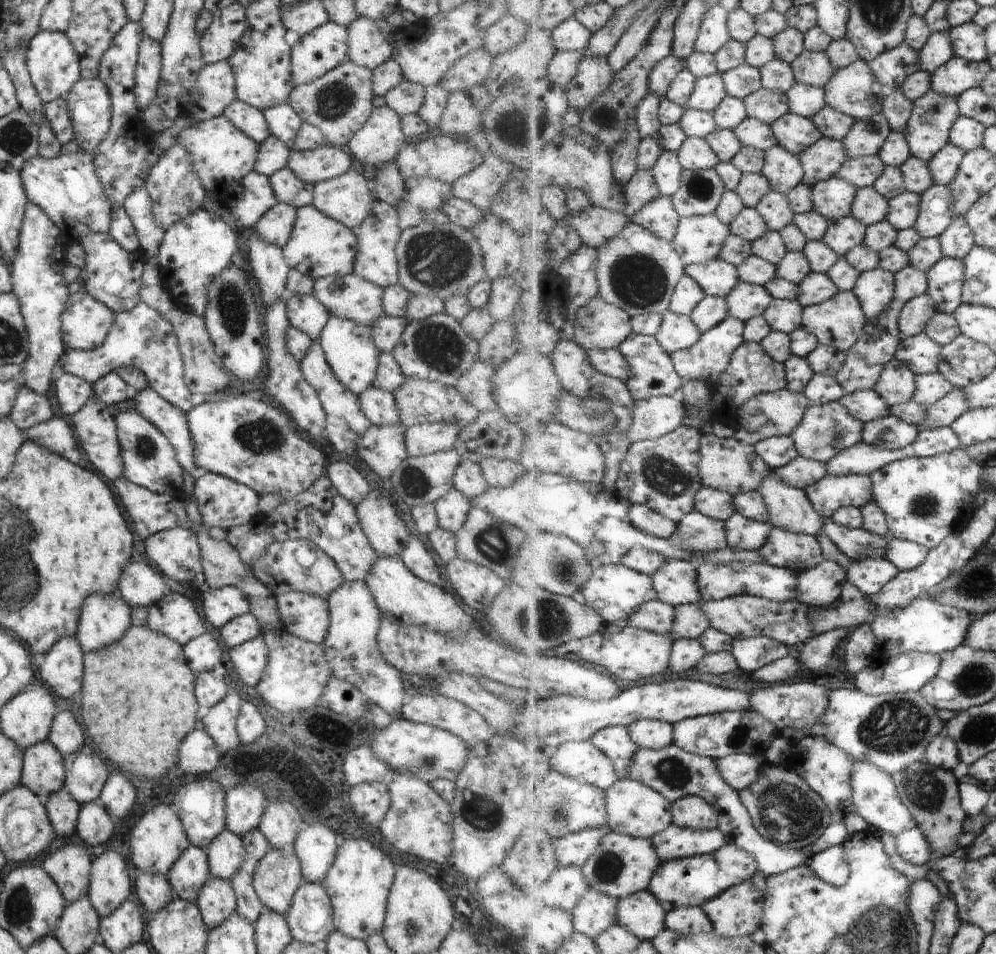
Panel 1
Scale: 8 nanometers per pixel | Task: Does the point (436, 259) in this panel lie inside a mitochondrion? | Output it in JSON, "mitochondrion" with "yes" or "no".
{"mitochondrion":"yes"}

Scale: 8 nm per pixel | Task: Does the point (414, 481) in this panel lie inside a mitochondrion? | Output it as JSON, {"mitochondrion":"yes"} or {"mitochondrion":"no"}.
{"mitochondrion":"yes"}

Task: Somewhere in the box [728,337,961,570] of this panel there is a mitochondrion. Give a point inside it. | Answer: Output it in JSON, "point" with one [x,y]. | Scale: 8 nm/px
{"point":[925,507]}

